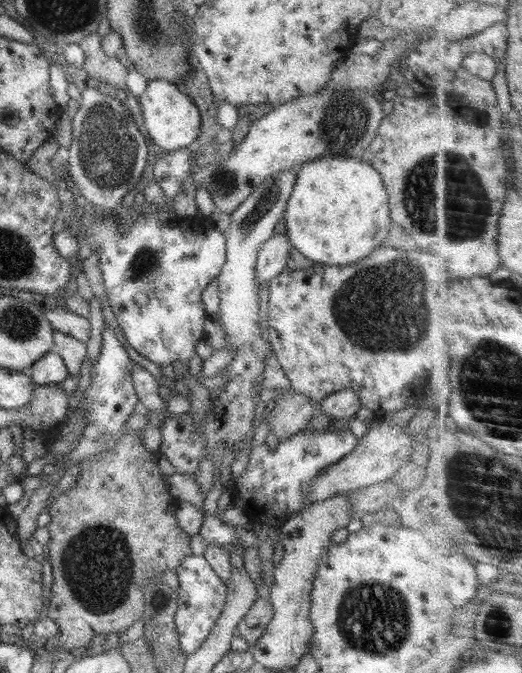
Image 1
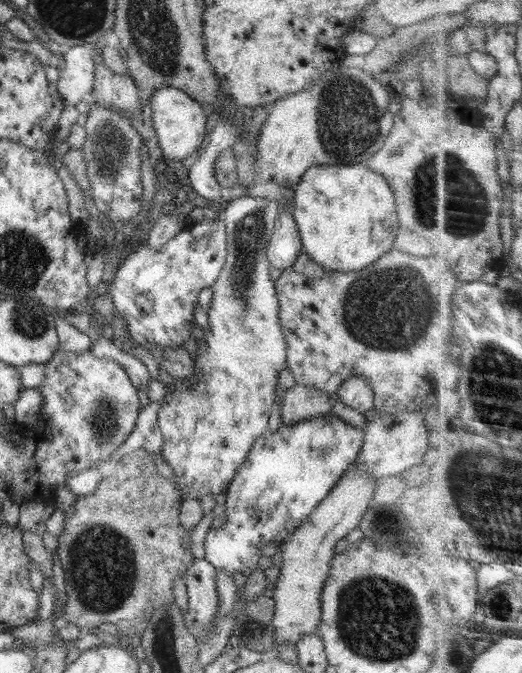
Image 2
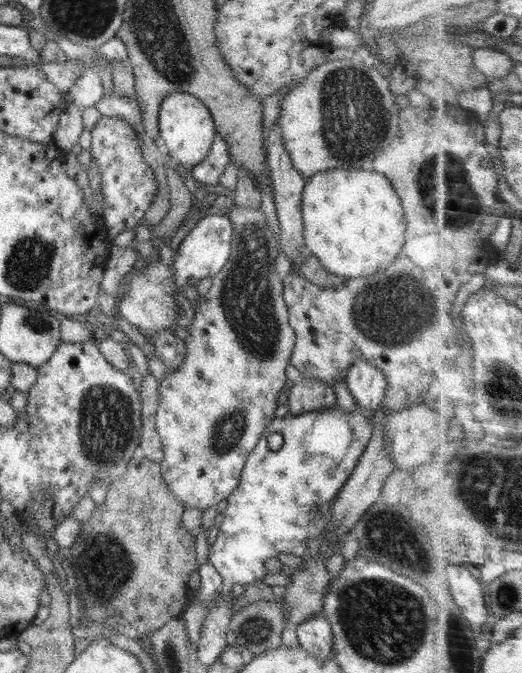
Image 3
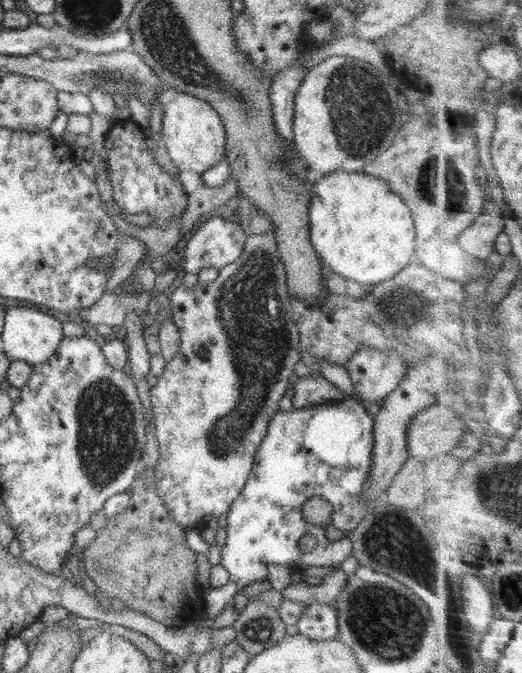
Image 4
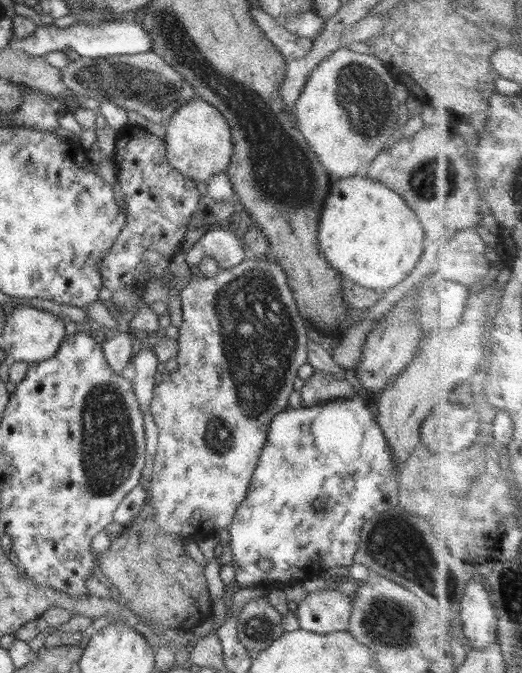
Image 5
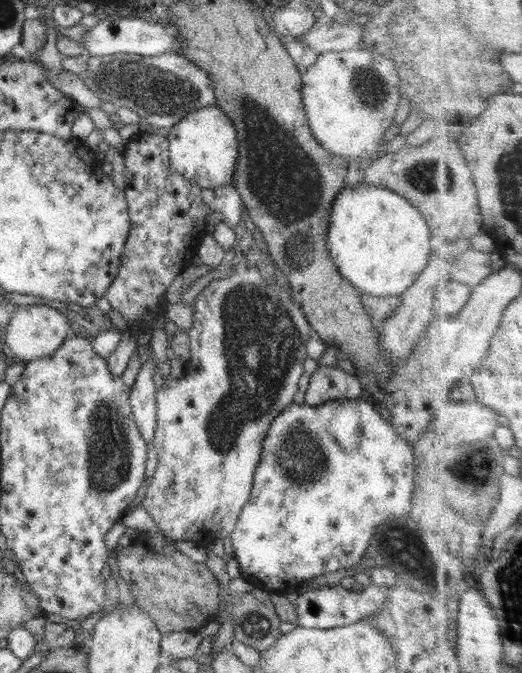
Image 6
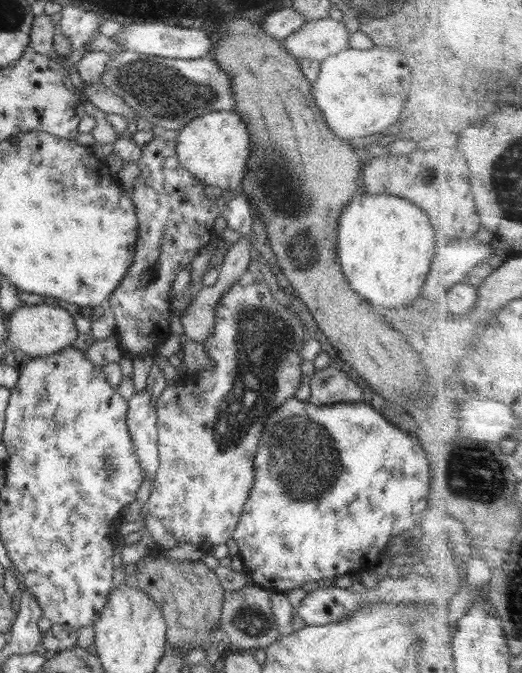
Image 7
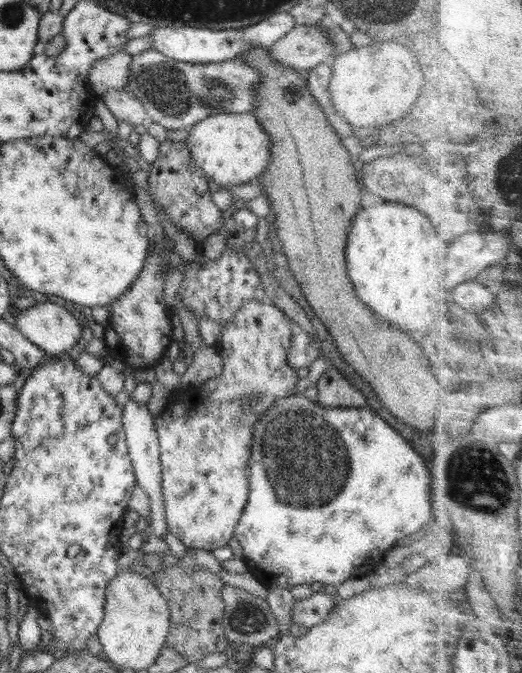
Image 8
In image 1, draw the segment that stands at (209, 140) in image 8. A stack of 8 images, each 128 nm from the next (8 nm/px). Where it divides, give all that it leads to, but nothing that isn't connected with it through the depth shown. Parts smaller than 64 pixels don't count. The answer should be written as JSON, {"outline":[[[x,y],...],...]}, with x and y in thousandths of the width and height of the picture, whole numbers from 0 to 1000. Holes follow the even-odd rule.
{"outline":[[[314,117],[289,119],[264,149],[274,166],[276,187],[293,207],[293,214],[318,224],[368,218],[383,199],[383,165],[360,143],[341,134],[339,126]]]}

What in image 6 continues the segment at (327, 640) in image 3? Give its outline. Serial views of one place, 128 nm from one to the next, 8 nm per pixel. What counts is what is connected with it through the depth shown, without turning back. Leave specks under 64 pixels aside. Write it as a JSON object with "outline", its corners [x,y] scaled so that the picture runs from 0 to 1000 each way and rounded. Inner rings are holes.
{"outline":[[[715,868],[709,877],[676,878],[651,871],[611,872],[582,883],[571,884],[565,905],[571,927],[582,933],[625,936],[649,930],[670,930],[709,915],[716,902],[726,902],[741,890],[739,871]]]}

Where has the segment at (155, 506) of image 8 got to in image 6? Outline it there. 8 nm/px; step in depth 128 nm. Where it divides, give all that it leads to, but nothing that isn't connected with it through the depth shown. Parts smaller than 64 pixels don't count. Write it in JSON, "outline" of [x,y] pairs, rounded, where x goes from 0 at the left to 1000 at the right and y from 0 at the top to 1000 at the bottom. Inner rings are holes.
{"outline":[[[284,535],[261,559],[251,574],[247,596],[253,602],[253,615],[262,627],[272,651],[284,658],[293,657],[295,643],[301,634],[297,599],[299,571],[291,566],[297,554],[297,535]]]}

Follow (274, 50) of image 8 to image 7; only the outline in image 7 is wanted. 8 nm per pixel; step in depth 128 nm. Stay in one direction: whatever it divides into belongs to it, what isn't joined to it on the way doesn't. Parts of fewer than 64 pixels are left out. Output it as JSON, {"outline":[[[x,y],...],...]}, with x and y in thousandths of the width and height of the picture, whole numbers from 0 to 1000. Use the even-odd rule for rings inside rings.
{"outline":[[[628,24],[625,27],[586,31],[579,36],[575,45],[552,53],[548,59],[542,59],[540,68],[552,76],[552,80],[567,89],[594,86],[594,89],[615,92],[615,89],[628,86],[628,83],[648,80],[669,71],[669,48],[659,33]]]}

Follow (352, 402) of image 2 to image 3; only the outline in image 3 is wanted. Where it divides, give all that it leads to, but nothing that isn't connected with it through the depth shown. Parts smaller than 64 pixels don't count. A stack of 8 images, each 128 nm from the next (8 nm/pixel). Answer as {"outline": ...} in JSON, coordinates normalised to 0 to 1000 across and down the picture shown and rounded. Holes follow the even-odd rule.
{"outline":[[[682,533],[659,565],[682,593],[684,603],[716,608],[730,605],[741,578],[739,557],[701,533]]]}

